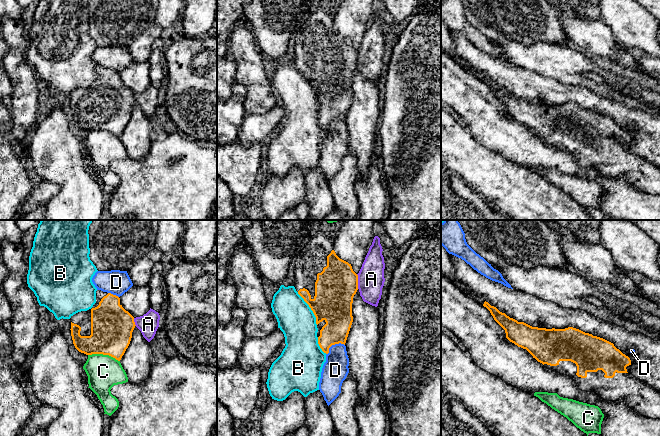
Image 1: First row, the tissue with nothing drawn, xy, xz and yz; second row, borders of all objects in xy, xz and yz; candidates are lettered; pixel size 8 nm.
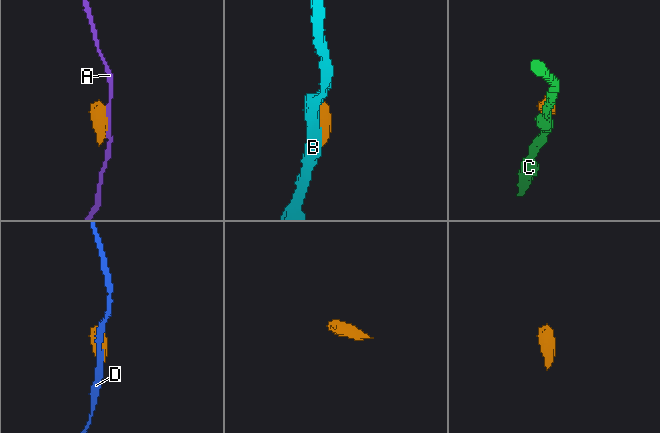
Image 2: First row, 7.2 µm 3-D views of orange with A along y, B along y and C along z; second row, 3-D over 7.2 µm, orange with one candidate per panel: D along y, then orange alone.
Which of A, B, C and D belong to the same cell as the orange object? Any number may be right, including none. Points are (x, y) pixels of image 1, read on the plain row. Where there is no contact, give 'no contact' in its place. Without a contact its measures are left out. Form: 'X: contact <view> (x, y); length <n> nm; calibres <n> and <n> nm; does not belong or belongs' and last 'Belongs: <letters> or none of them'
A: contact xz (357, 57); length 120 nm; calibres 320 and 220 nm; does not belong
B: contact xz (310, 83); length 300 nm; calibres 320 and 300 nm; does not belong
C: contact xy (104, 130); length 260 nm; calibres 340 and 260 nm; does not belong
D: contact xz (333, 120); length 170 nm; calibres 220 and 200 nm; does not belong
Belongs: none of them

